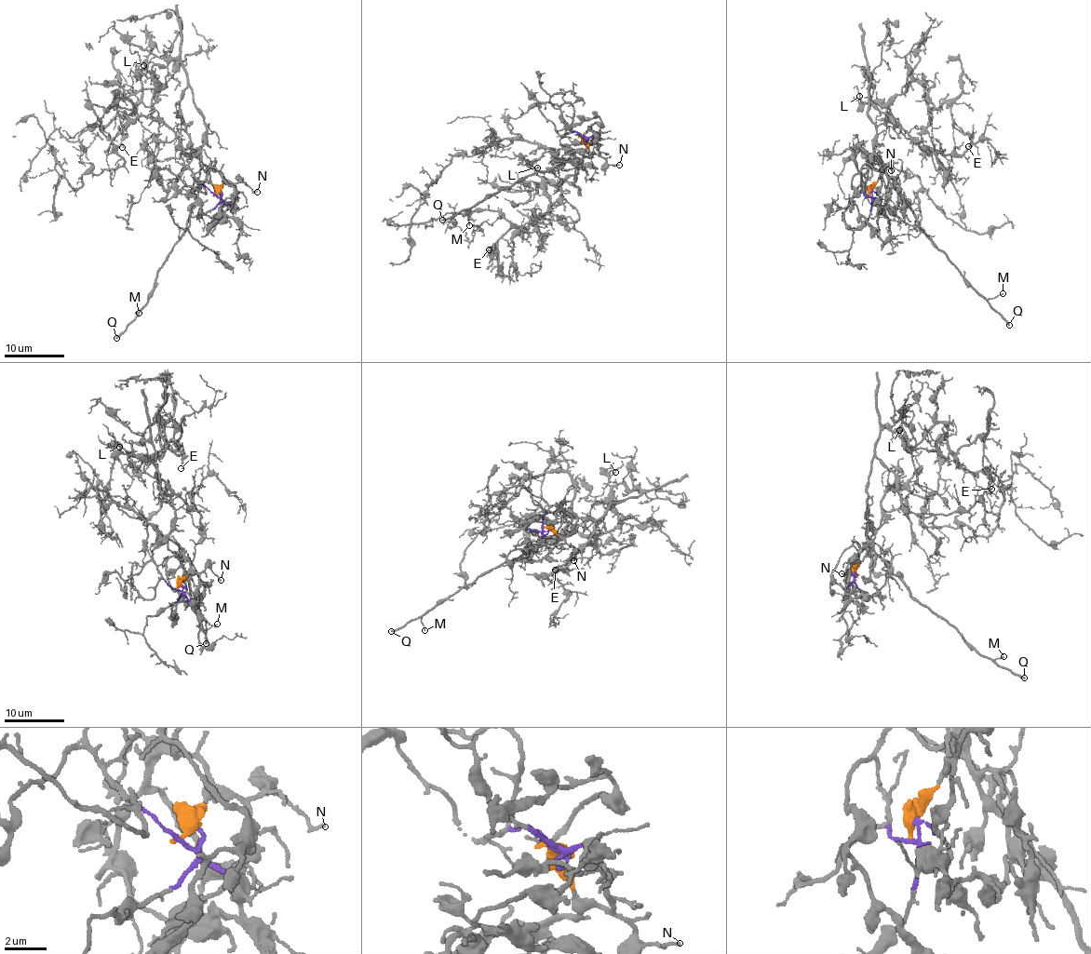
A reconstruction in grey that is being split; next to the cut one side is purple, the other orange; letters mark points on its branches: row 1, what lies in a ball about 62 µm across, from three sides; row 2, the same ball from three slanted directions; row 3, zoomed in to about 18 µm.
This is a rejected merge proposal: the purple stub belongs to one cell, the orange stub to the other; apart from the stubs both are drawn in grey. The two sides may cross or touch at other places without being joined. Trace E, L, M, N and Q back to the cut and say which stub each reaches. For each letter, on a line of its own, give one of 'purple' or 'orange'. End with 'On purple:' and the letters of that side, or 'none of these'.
E: purple
L: purple
M: orange
N: orange
Q: orange
On purple: E, L

